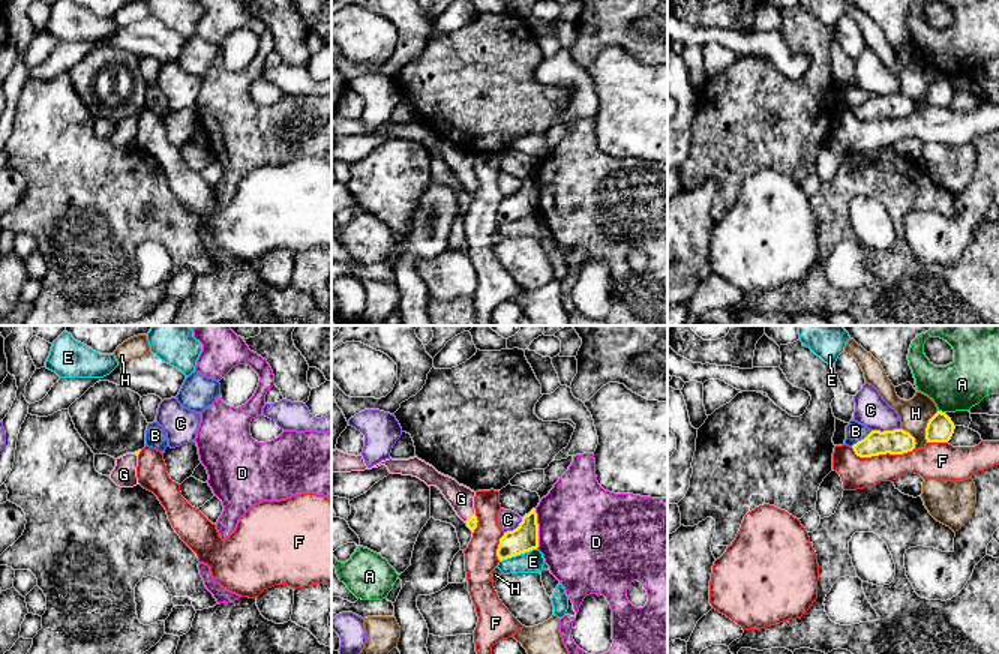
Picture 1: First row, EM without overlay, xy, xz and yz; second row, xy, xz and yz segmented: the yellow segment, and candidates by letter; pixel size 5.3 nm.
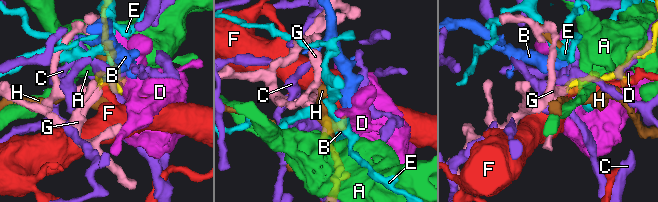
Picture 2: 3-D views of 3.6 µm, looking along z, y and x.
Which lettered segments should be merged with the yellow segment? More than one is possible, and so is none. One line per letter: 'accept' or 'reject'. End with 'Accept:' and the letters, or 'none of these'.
A: reject
B: reject
C: reject
D: reject
E: reject
F: reject
G: accept
H: reject
Accept: G

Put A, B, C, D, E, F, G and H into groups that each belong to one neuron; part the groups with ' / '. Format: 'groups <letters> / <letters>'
groups A / B / C / D / E / F / G / H

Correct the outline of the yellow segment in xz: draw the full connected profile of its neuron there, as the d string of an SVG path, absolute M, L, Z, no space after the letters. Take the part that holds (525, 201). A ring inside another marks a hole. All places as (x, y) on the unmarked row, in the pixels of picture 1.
M532 172L522 182L519 190L504 196L500 202L496 220L500 225L530 216L538 212L538 188L537 177Z

